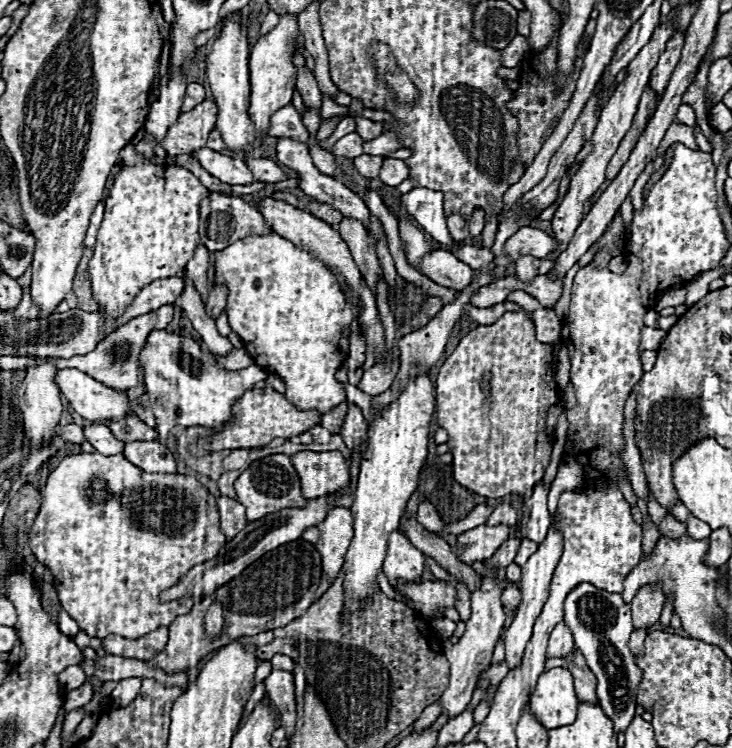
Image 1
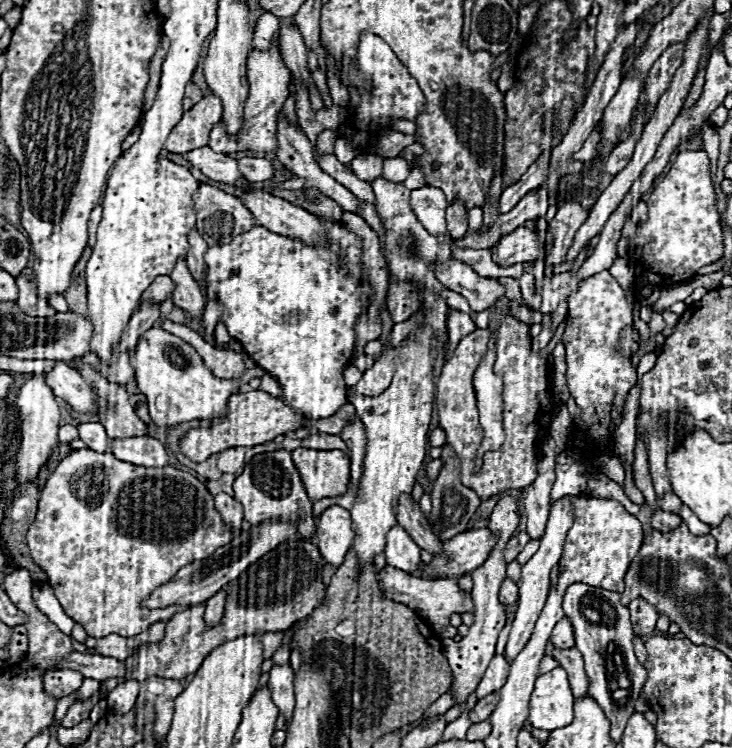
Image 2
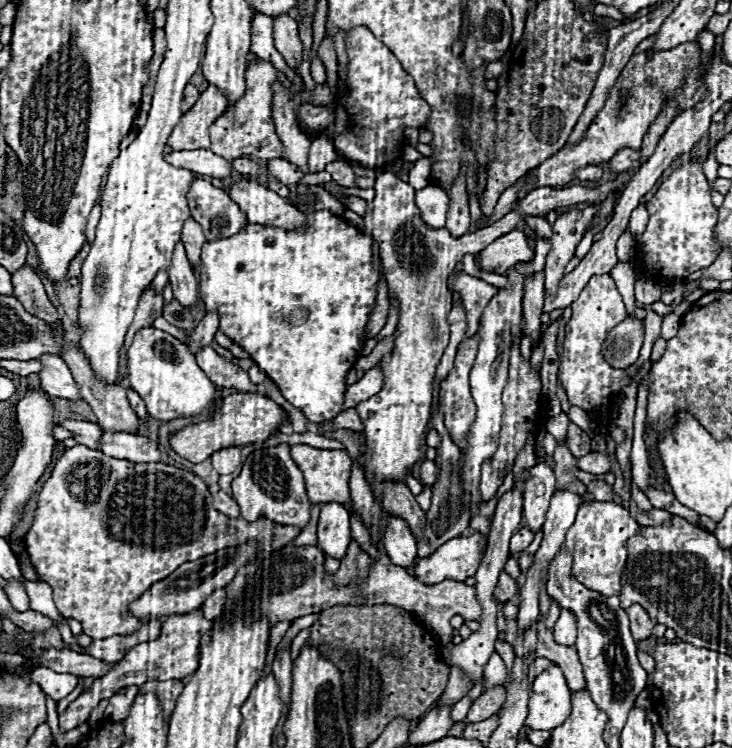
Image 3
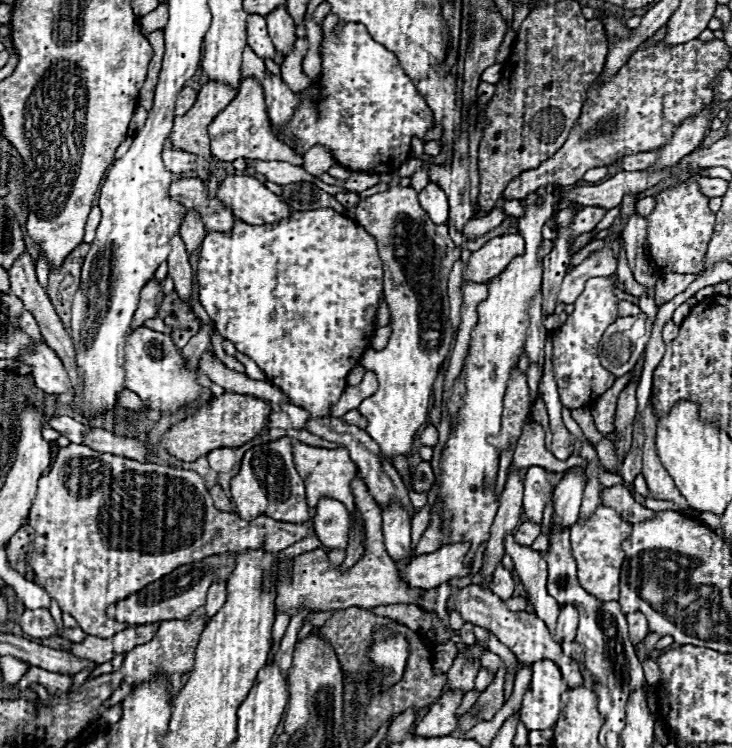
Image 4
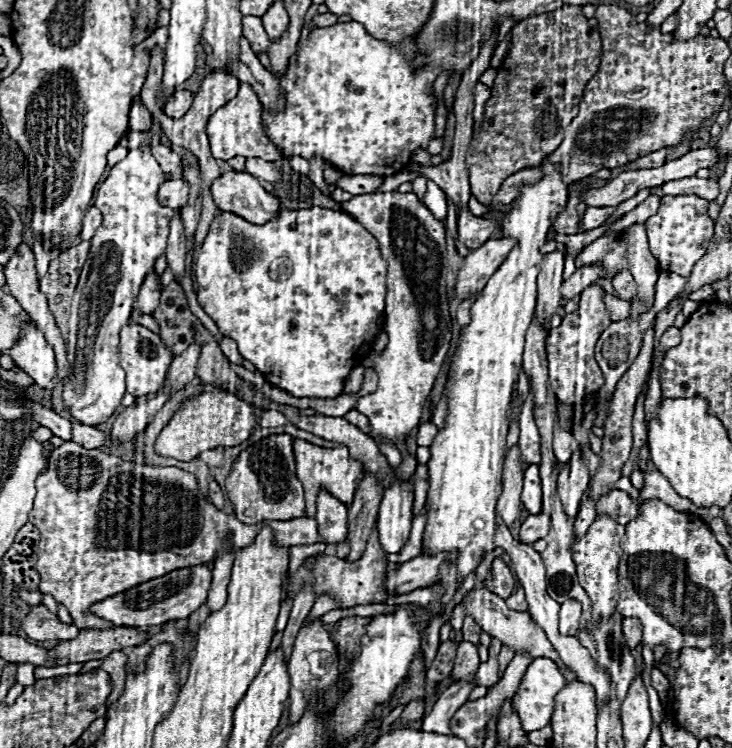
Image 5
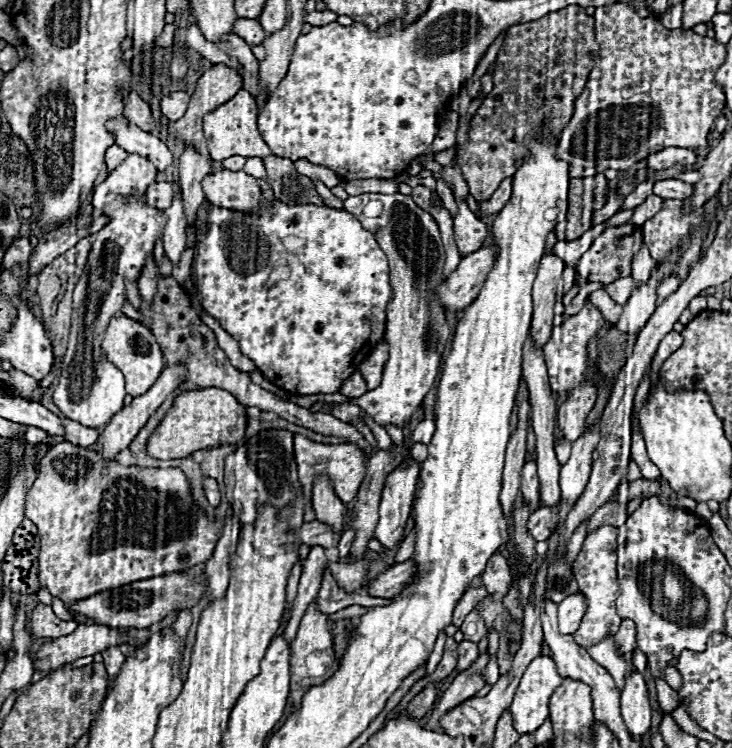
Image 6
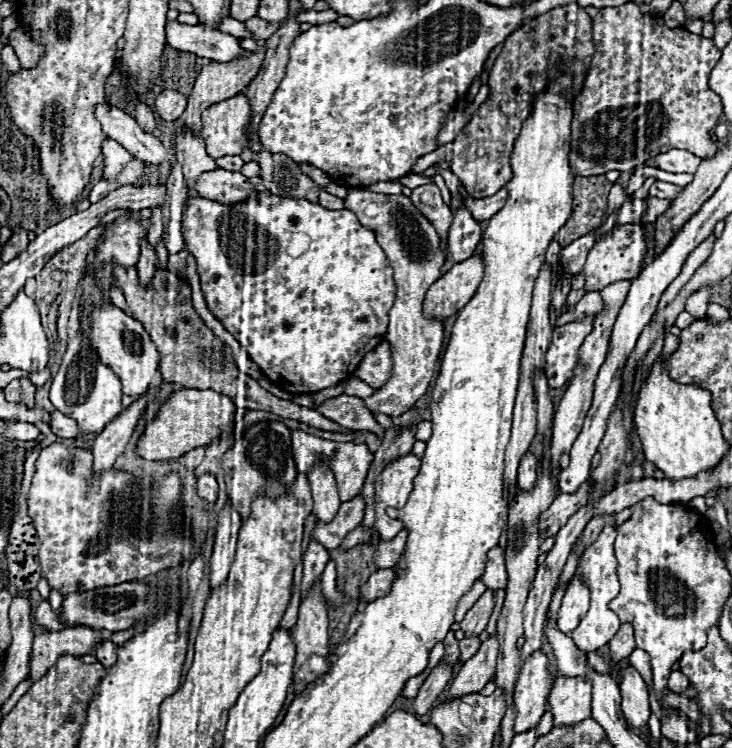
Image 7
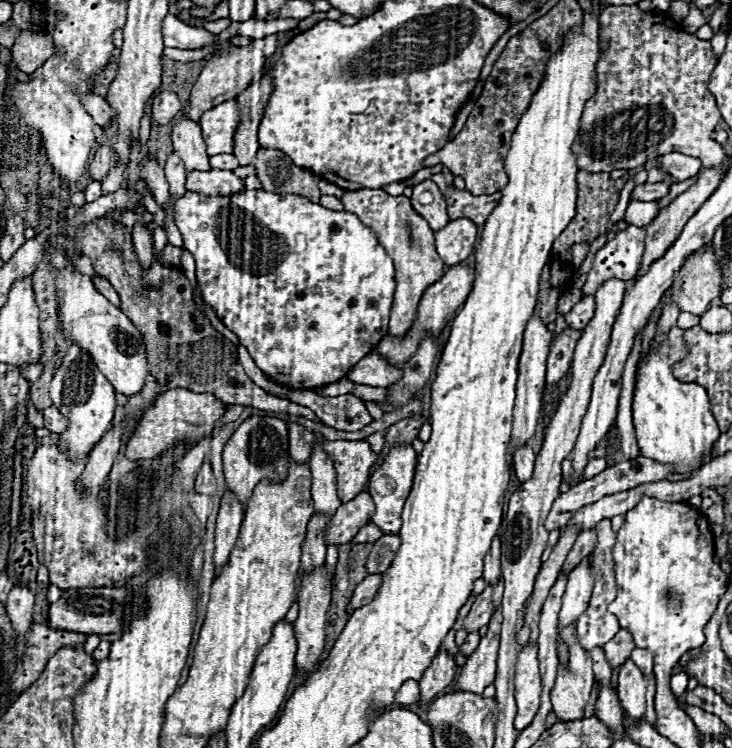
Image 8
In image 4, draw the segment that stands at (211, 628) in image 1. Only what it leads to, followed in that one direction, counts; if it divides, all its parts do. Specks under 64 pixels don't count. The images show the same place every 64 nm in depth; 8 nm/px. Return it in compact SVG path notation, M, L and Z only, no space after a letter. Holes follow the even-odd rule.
M214 582L208 590L208 600L206 600L206 616L212 618L226 602L226 582Z

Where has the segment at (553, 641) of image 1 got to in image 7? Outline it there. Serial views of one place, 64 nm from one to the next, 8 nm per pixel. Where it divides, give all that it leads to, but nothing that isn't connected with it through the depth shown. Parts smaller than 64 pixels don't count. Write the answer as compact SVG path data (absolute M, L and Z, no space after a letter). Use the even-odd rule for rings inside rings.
M574 576L566 588L562 606L558 610L558 630L570 634L580 624L584 612L588 612L588 602L590 602L588 584L580 576Z

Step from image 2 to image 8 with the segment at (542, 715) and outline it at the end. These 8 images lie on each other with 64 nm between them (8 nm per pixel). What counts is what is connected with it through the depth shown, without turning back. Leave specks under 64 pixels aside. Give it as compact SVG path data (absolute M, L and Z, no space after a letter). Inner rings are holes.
M534 644L522 646L516 660L516 674L514 674L514 688L516 688L516 718L514 726L516 730L524 730L536 716L540 706L540 692L542 692L542 680L538 670L538 648Z

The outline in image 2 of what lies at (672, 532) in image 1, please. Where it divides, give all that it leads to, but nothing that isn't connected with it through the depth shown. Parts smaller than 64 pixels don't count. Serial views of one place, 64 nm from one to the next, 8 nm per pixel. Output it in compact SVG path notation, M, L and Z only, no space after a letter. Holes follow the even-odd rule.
M664 510L654 512L652 518L650 518L650 526L652 528L660 528L662 532L670 532L672 528L678 528L680 522L682 522L680 516L676 516L672 512L664 512Z

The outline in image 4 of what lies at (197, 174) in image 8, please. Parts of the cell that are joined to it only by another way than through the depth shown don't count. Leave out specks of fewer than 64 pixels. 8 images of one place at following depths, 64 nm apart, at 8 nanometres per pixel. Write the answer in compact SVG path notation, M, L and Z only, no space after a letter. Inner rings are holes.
M228 174L218 186L216 196L240 220L252 226L270 224L290 216L292 210L254 176Z

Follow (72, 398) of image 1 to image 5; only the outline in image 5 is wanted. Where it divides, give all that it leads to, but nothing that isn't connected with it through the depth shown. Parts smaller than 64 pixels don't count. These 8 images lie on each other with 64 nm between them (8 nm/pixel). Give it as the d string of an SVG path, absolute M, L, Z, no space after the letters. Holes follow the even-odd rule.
M26 322L16 344L2 354L10 356L14 364L42 388L48 388L50 382L56 380L54 350L34 322Z

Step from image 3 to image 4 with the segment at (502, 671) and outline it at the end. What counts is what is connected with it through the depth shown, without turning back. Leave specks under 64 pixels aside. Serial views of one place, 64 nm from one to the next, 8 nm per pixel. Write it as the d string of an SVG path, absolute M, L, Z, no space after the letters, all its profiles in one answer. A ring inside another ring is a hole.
M484 650L484 652L482 652L482 658L480 658L480 664L482 664L484 668L488 668L488 670L492 670L492 672L496 674L496 670L500 668L500 658L498 658L496 654Z

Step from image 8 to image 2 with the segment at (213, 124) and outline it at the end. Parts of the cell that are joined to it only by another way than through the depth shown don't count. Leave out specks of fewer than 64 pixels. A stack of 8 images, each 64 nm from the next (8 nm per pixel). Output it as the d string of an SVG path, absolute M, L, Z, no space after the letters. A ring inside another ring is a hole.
M274 38L272 50L270 52L258 52L254 50L252 56L248 58L248 84L250 84L250 94L244 102L244 122L238 132L238 140L232 136L226 136L224 122L218 122L210 130L210 148L220 154L232 154L232 152L258 152L258 154L276 154L278 152L278 140L276 140L276 116L288 98L290 90L286 84L290 84L290 70L284 66L278 42Z

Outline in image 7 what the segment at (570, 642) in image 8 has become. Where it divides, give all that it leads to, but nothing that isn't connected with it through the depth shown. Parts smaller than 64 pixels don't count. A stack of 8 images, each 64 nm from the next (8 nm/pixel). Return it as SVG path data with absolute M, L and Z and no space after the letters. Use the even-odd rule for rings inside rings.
M558 676L550 690L548 702L554 724L578 724L590 716L592 684L580 676Z

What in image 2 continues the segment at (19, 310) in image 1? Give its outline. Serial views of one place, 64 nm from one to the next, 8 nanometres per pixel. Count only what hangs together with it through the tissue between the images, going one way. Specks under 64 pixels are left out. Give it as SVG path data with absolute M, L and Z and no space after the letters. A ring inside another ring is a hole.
M24 274L16 276L16 286L18 286L18 304L24 314L28 316L54 316L56 310L36 294L36 282L34 278L28 280ZM48 304L48 306L46 306Z

